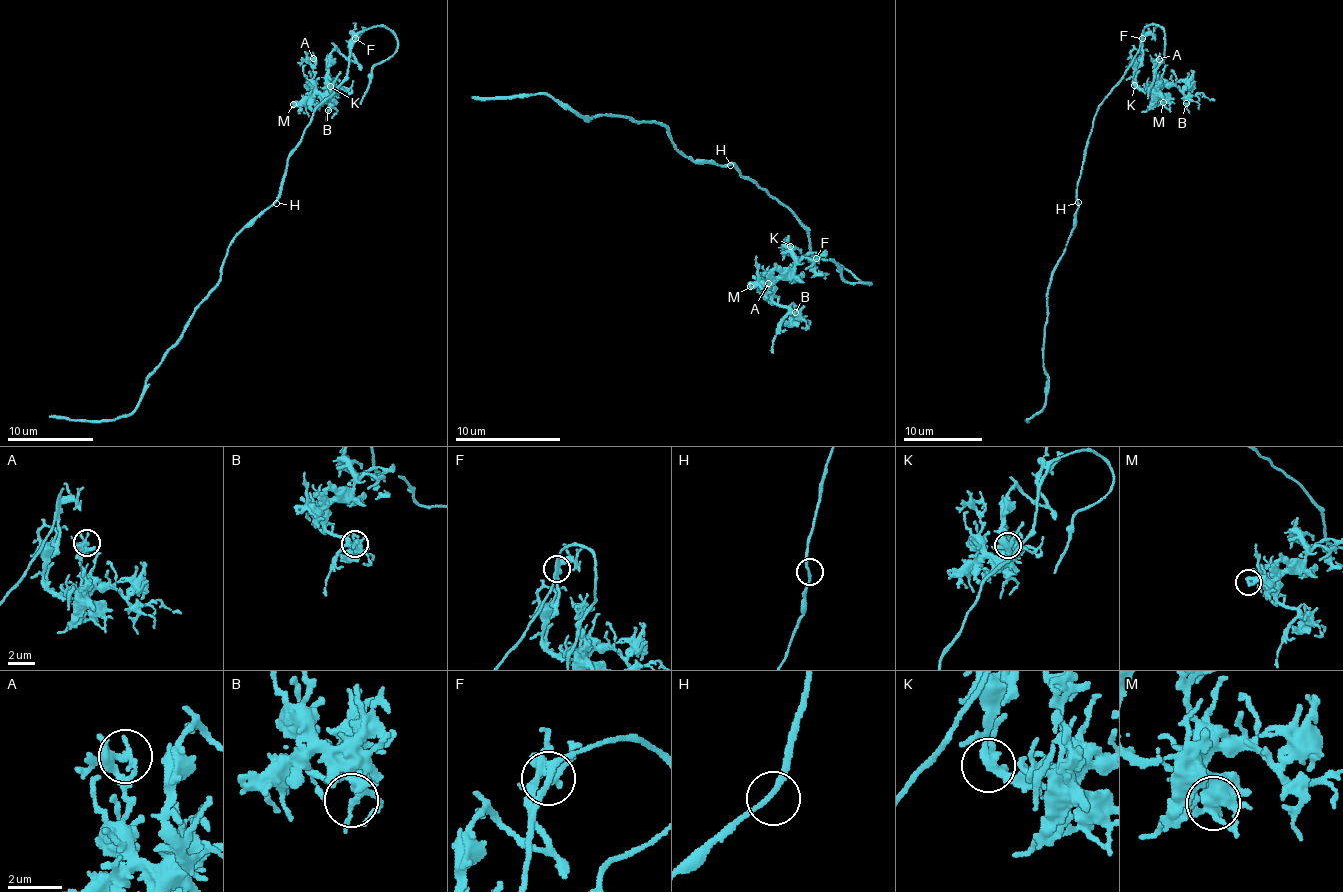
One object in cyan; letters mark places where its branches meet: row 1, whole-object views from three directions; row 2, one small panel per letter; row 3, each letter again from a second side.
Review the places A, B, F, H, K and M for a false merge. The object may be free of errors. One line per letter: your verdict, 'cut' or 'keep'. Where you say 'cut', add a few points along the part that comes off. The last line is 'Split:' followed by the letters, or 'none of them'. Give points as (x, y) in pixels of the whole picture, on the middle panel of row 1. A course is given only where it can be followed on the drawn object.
A: keep
B: keep
F: keep
H: keep
K: keep
M: keep
Split: none of them

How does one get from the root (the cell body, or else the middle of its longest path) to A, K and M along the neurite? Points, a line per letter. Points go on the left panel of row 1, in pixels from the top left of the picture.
A: (274, 201), (290, 150), (346, 75), (348, 56), (337, 48), (329, 67), (332, 91), (322, 92), (313, 58)
K: (274, 201), (290, 150), (301, 140), (313, 113), (346, 75), (348, 56), (337, 48), (329, 67), (330, 86)
M: (274, 201), (290, 150), (313, 113), (346, 75), (348, 56), (337, 48), (331, 54), (331, 92), (293, 104)

